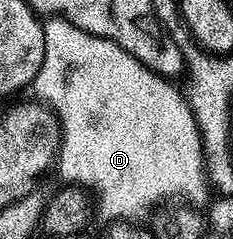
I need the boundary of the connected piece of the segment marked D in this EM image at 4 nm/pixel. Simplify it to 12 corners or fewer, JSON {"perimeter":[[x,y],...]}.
{"perimeter":[[63,17],[36,96],[109,223],[208,202],[172,80]]}

